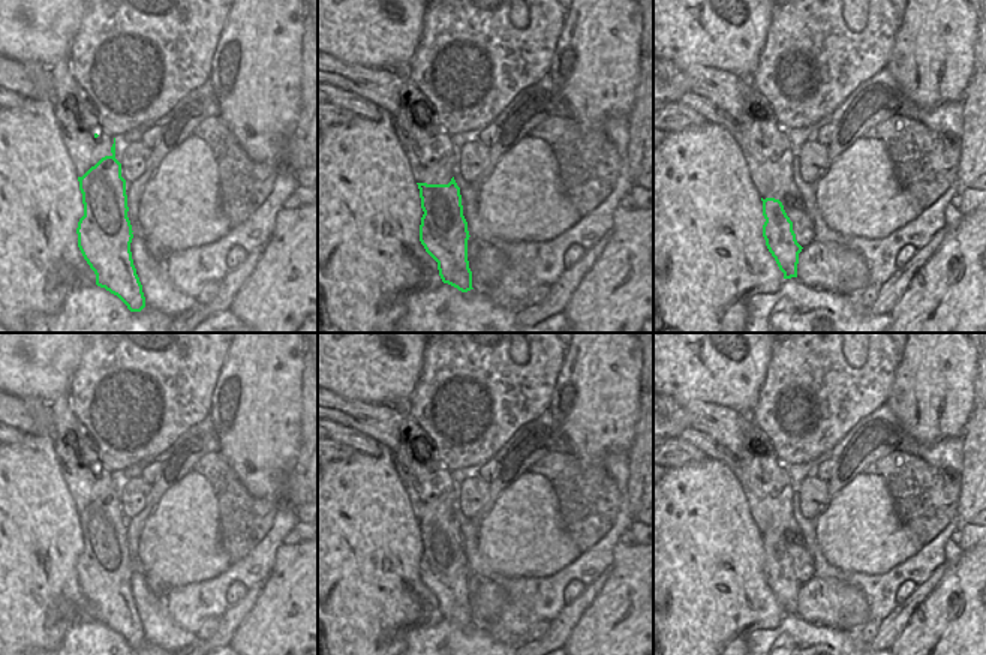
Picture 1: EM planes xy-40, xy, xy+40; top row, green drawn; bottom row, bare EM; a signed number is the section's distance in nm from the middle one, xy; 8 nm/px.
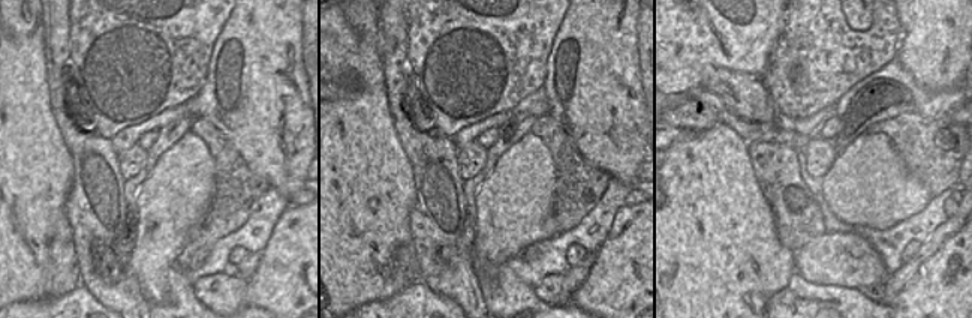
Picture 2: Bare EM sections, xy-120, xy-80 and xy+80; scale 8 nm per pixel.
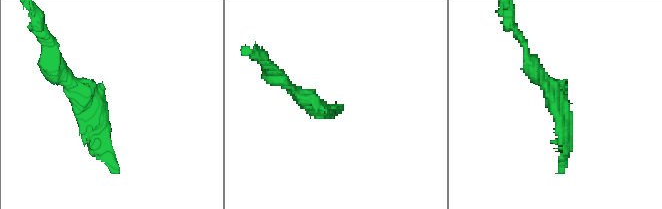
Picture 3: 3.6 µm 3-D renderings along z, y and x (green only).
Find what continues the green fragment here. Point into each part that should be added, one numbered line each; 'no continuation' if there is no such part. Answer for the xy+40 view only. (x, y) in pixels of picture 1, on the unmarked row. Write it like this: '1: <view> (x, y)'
no continuation.

